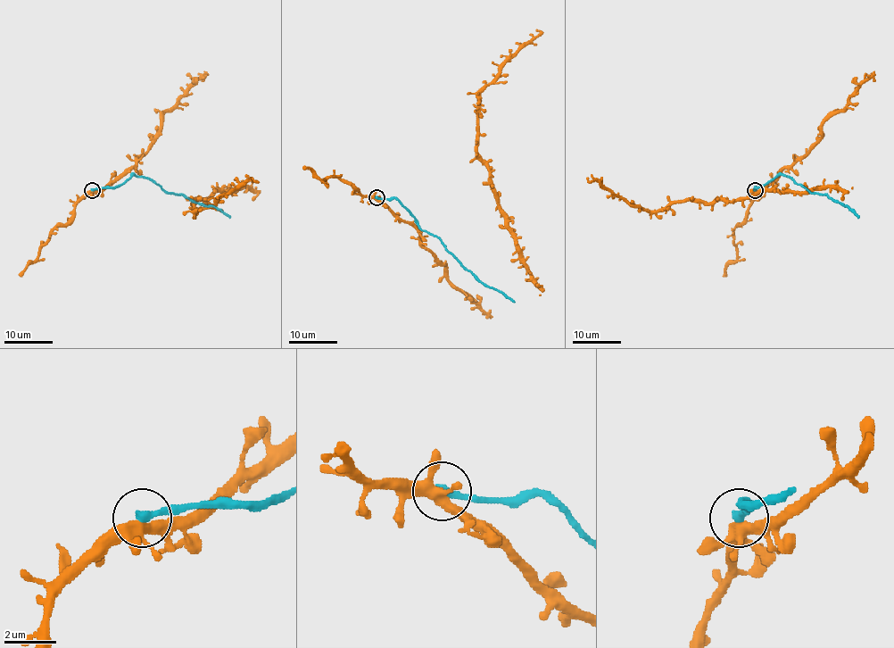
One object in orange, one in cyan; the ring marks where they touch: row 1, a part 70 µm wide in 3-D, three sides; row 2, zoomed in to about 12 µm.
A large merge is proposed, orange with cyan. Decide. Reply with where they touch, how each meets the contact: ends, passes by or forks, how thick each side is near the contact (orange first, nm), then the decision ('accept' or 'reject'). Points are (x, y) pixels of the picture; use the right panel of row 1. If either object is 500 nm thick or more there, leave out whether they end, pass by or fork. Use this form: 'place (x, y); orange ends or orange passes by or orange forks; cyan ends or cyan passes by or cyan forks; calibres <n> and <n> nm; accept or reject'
place (755, 190); orange forks; cyan ends; calibres 360 and 320 nm; reject

